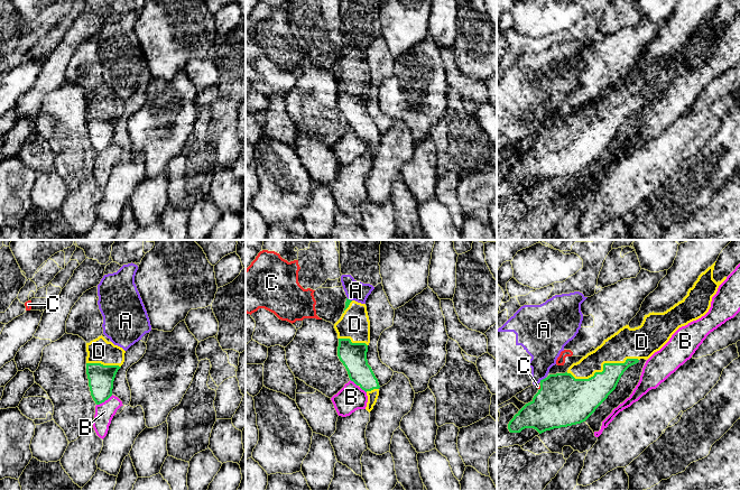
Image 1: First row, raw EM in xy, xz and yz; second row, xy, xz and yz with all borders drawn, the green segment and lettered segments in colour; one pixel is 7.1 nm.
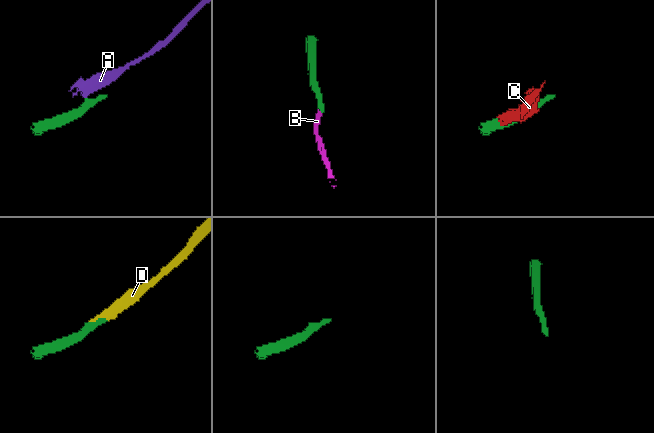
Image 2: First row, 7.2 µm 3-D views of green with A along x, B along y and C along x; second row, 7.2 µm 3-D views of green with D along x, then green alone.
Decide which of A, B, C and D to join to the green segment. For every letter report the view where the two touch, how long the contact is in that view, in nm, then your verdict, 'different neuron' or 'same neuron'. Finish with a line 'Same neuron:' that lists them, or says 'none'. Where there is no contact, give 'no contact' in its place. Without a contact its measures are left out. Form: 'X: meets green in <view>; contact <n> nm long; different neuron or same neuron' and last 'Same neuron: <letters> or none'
A: meets green in yz; contact 60 nm long; different neuron
B: meets green in xy; contact 140 nm long; different neuron
C: meets green in yz; contact 30 nm long; different neuron
D: meets green in yz; contact 550 nm long; same neuron
Same neuron: D

